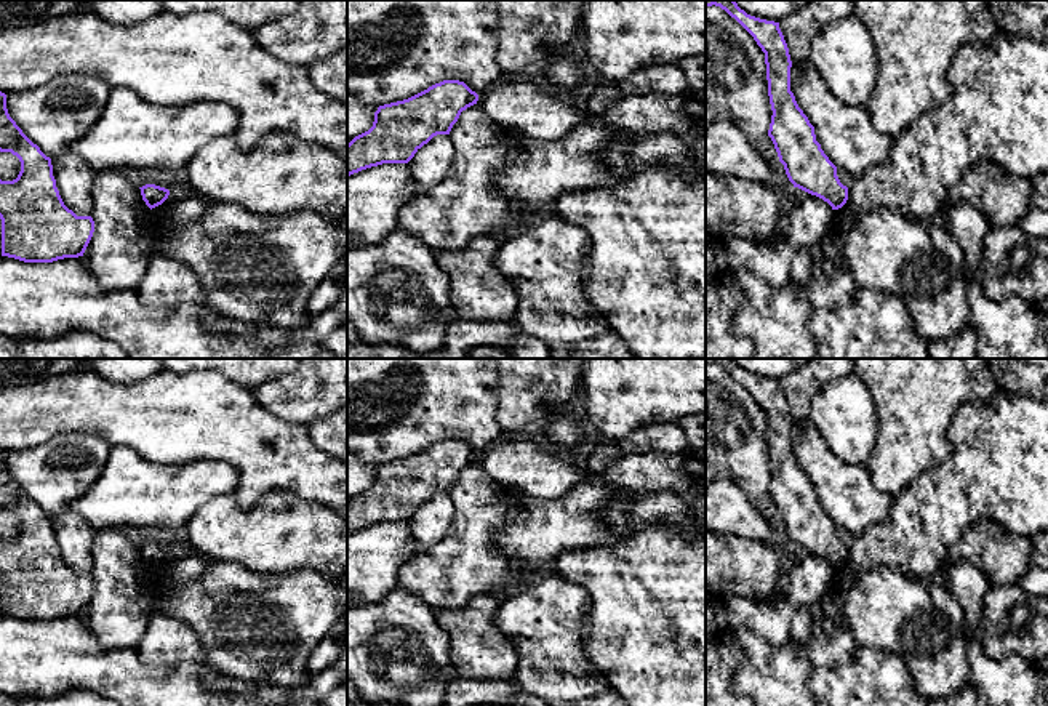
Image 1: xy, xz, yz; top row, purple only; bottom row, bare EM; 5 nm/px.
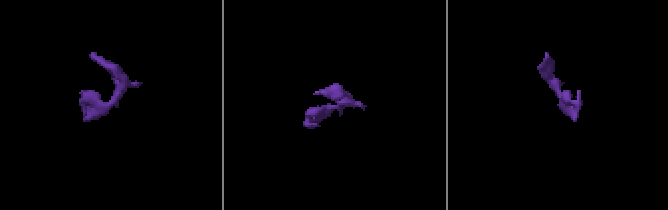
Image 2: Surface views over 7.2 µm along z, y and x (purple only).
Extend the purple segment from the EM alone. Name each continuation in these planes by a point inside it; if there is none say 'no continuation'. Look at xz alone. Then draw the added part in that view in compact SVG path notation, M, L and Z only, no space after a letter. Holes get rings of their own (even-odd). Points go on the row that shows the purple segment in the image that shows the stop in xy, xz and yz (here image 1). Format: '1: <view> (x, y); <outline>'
no continuation

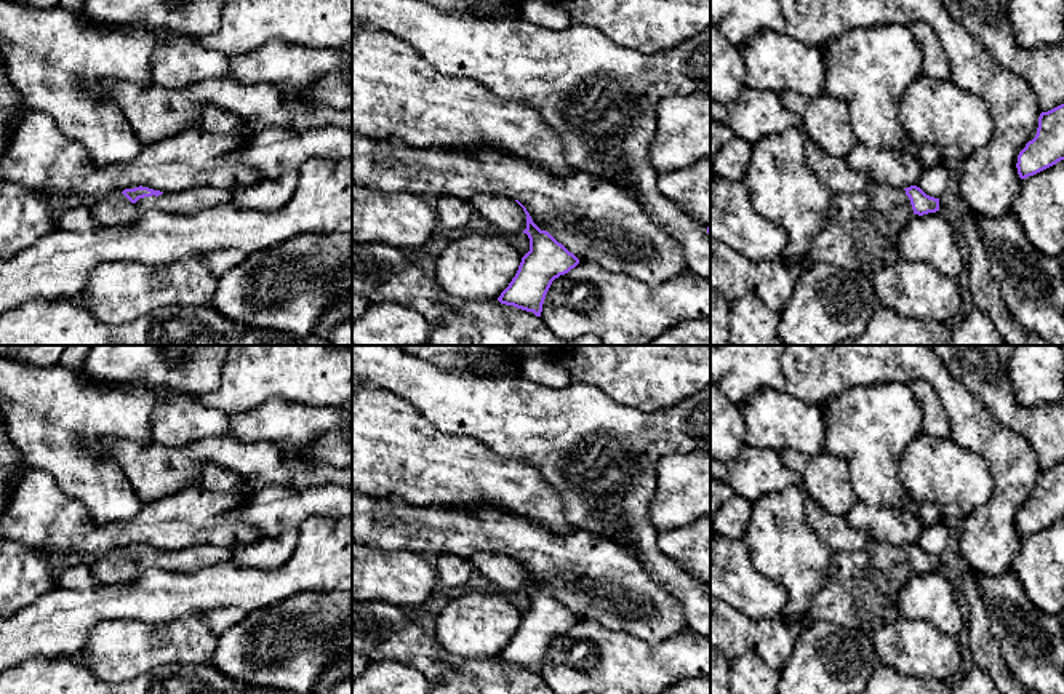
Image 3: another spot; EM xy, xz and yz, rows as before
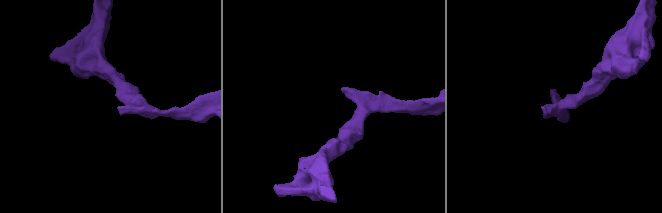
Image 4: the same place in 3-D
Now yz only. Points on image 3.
1: yz (861, 231); M870 179L859 193L834 193L826 224L808 253L795 265L786 264L794 280L816 264L832 264L874 277L899 259L896 241L914 216L904 189Z

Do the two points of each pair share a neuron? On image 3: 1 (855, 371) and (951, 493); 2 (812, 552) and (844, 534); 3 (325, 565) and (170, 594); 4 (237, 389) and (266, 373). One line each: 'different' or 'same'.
1: different
2: different
3: same
4: same

